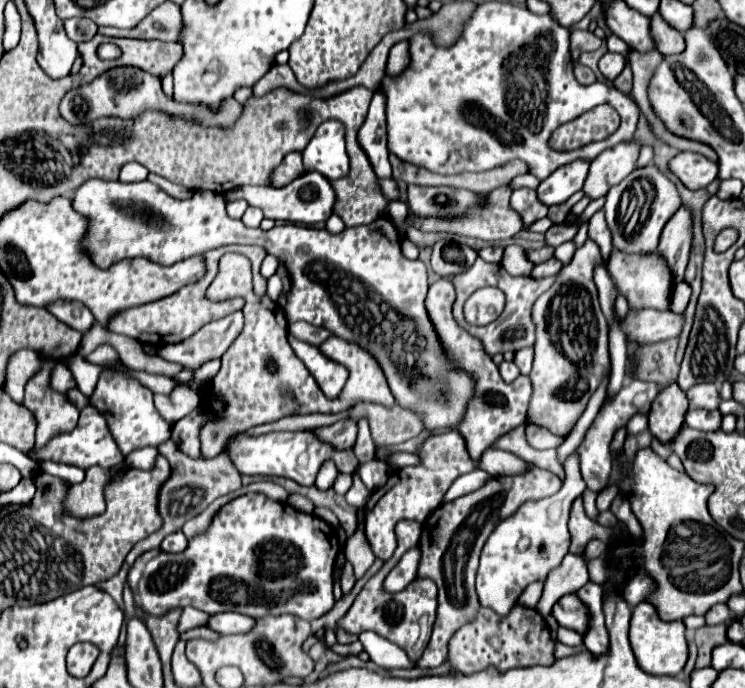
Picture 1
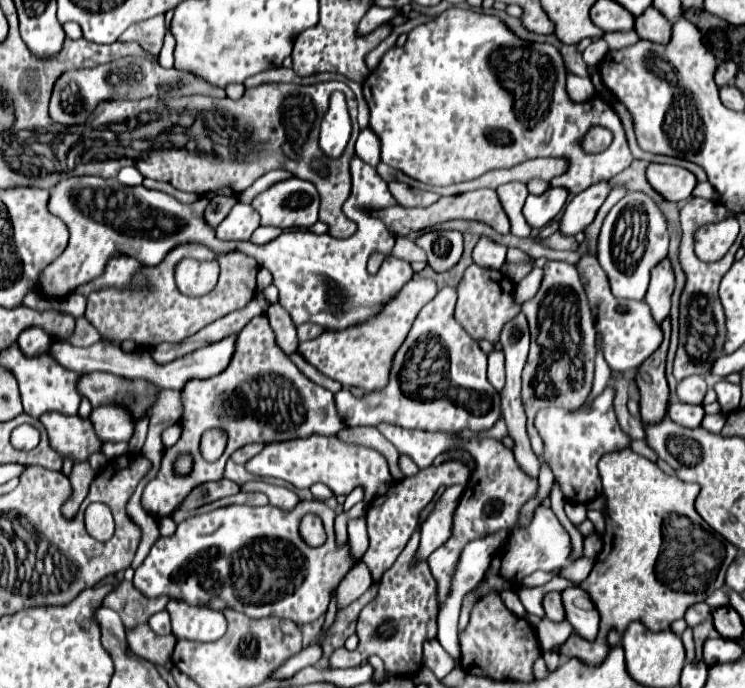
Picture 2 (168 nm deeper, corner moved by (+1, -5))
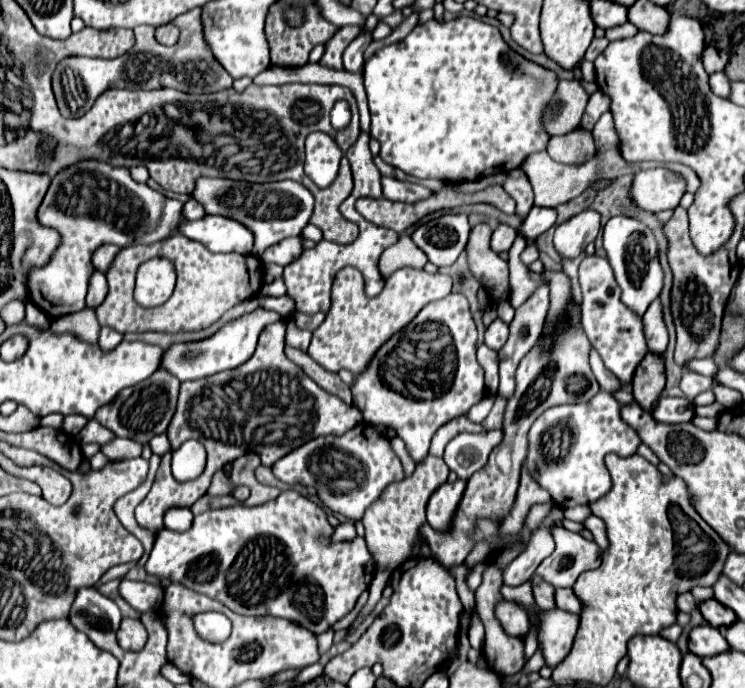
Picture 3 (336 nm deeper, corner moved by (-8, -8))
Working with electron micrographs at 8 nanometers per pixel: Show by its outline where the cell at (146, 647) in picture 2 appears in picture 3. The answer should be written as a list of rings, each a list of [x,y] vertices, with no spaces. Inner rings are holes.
[[[124,620],[120,624],[120,630],[118,630],[118,644],[124,648],[124,650],[132,650],[132,652],[138,652],[144,648],[146,644],[146,628],[140,620]]]

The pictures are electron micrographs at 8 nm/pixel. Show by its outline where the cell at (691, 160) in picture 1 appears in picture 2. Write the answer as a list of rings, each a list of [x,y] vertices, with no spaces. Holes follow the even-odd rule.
[[[651,163],[645,169],[647,183],[667,201],[687,201],[691,197],[693,187],[697,185],[697,179],[693,173],[689,173],[683,167],[675,165],[657,165]]]

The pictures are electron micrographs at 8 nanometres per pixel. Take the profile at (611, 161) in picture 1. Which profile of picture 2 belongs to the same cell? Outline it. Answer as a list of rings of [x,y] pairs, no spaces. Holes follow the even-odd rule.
[[[601,181],[599,185],[593,185],[591,189],[575,195],[571,201],[567,201],[565,209],[563,209],[563,217],[559,219],[559,231],[565,237],[575,237],[579,231],[585,231],[599,207],[603,205],[603,201],[607,199],[611,187],[607,181]]]

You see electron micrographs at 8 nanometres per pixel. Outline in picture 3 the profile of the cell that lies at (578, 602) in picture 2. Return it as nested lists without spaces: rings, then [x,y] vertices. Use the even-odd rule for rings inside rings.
[[[558,588],[556,590],[556,606],[560,610],[566,610],[566,612],[572,612],[572,614],[582,614],[582,600],[574,594],[572,588]]]

